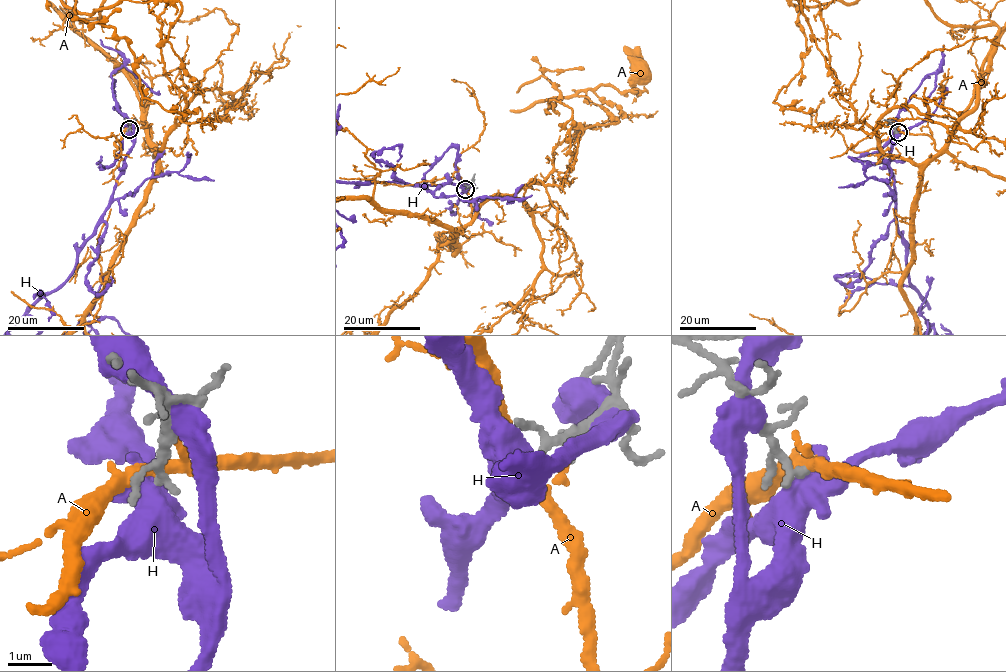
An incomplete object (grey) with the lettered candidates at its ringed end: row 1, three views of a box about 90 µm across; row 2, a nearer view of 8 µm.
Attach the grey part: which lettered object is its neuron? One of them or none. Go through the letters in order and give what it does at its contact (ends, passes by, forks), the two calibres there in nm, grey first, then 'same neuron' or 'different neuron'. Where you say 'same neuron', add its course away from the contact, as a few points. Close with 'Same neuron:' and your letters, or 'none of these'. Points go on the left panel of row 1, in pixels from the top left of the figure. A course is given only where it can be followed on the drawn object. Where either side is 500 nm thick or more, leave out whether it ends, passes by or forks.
A: it forks; calibres 150 and 240 nm; different neuron
H: calibres 150 and 500 nm; different neuron
Same neuron: none of these

